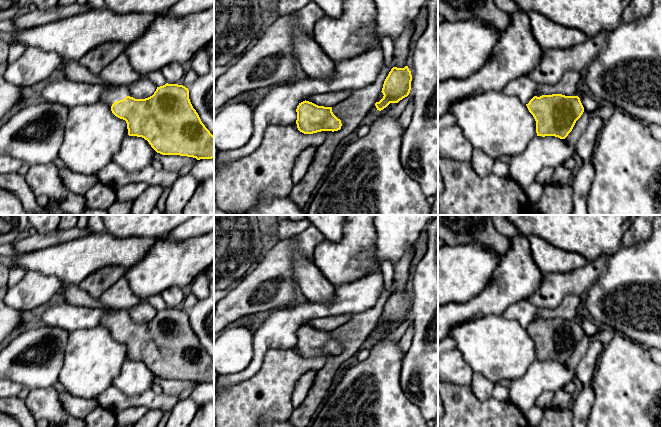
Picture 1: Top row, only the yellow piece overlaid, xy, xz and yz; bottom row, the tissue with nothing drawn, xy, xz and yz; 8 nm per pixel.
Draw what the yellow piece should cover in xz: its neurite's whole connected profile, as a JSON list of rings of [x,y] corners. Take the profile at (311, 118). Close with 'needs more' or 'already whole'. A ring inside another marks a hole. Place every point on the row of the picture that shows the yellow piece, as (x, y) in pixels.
[[[352,90],[314,94],[297,106],[297,128],[304,134],[321,131],[338,131],[342,123],[332,112],[332,107],[352,95]]] | needs more

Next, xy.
[[[64,60],[62,68],[65,72],[64,77],[70,81],[110,86],[111,88],[102,94],[101,102],[109,105],[116,117],[126,121],[129,136],[144,138],[157,153],[193,157],[197,160],[214,158],[214,136],[193,108],[189,99],[189,90],[185,86],[166,83],[157,87],[152,96],[135,99],[128,85],[107,84],[78,61]]] | needs more

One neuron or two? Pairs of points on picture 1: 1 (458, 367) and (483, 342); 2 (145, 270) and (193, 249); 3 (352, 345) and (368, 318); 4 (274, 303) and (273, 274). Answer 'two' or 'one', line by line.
1: two
2: one
3: one
4: one

